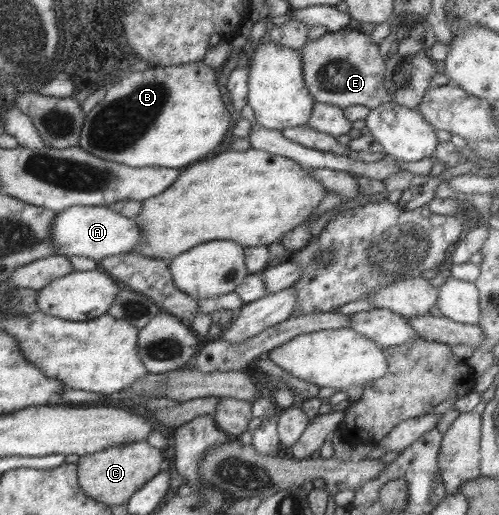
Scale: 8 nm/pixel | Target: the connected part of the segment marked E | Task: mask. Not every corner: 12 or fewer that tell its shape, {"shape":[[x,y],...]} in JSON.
{"shape":[[343,28],[307,40],[317,103],[370,110],[394,101],[379,44]]}

